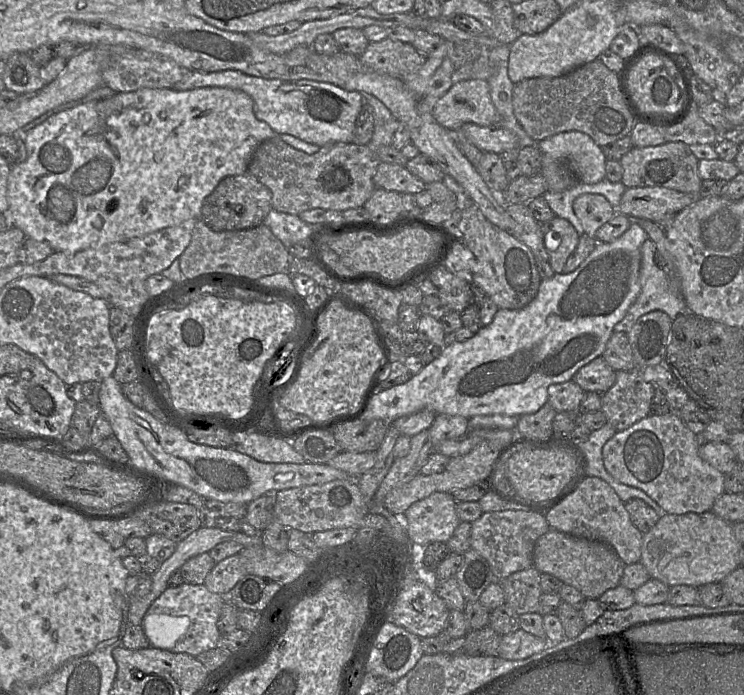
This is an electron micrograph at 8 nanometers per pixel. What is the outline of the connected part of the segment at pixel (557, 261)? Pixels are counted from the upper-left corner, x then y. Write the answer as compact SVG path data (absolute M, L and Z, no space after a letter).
M557 216L540 224L548 262L555 274L562 273L567 259L577 247L580 236L570 222Z

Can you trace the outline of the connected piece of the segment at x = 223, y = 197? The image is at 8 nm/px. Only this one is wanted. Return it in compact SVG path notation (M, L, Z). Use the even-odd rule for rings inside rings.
M249 172L223 178L202 204L201 220L213 231L236 231L254 228L264 223L272 209L272 193Z

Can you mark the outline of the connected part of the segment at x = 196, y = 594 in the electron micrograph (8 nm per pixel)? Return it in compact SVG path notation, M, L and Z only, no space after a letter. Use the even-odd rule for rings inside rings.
M204 584L168 586L147 610L142 621L143 632L152 647L195 657L217 647L220 635L217 620L224 601L225 596L210 592Z

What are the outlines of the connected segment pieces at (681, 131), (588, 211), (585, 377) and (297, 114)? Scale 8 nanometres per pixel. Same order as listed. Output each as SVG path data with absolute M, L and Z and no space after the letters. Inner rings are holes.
M695 106L683 122L667 127L666 142L683 142L688 146L692 144L714 145L720 139L718 131L700 117L697 108Z
M592 193L578 196L574 200L573 210L584 233L589 236L595 236L597 230L617 214L616 208L603 195Z
M599 356L580 368L573 376L572 381L578 384L585 392L605 393L616 380L616 371Z
M233 69L213 72L191 71L182 80L176 82L172 89L185 91L203 87L225 87L244 91L254 101L255 116L259 120L266 122L276 134L290 134L320 147L328 143L352 143L357 116L364 105L364 95L362 93L348 91L329 82L310 79L267 79Z

